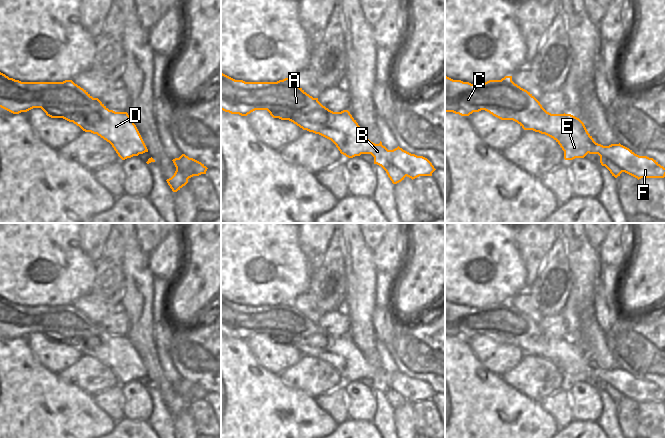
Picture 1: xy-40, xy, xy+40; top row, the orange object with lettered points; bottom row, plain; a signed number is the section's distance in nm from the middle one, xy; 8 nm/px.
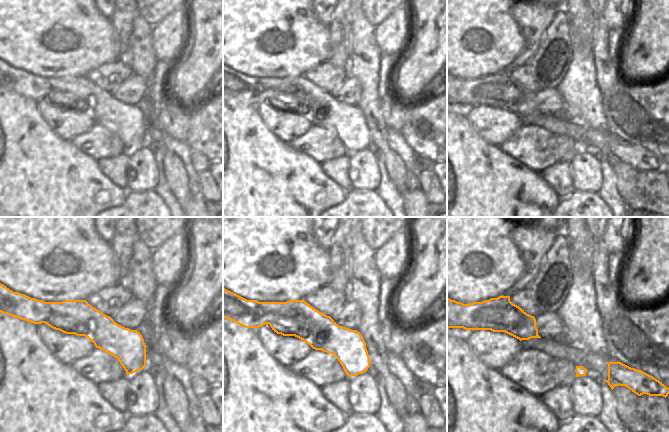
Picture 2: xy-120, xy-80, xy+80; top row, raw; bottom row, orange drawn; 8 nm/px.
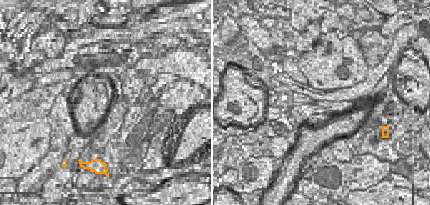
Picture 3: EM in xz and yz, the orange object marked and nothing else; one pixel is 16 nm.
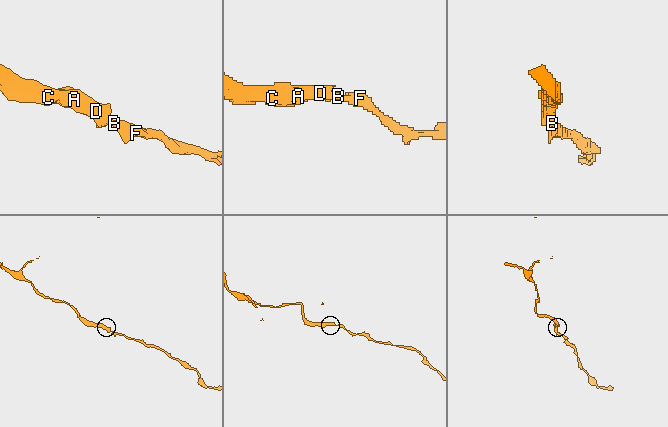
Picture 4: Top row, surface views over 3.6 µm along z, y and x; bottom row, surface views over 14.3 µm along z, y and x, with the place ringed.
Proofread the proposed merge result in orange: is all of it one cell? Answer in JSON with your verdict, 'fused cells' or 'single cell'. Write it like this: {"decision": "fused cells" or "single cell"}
{"decision": "single cell"}

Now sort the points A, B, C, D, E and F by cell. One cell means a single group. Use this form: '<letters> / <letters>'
A B C D E F

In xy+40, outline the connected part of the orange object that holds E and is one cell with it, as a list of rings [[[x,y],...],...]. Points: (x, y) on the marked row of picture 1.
[[[445,76],[445,112],[469,116],[473,112],[481,110],[485,110],[501,120],[513,120],[524,130],[533,130],[553,138],[564,151],[565,160],[584,158],[588,153],[598,154],[601,165],[605,166],[615,178],[622,172],[638,180],[665,177],[665,168],[653,158],[639,156],[620,143],[609,146],[598,144],[579,118],[571,114],[547,112],[530,92],[512,81],[512,76],[505,76],[501,80],[489,80],[483,84],[471,84]]]

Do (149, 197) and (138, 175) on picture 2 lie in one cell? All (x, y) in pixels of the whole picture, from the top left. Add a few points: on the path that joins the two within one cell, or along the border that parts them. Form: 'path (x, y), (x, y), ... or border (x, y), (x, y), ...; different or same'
border (153, 189), (128, 192); different

